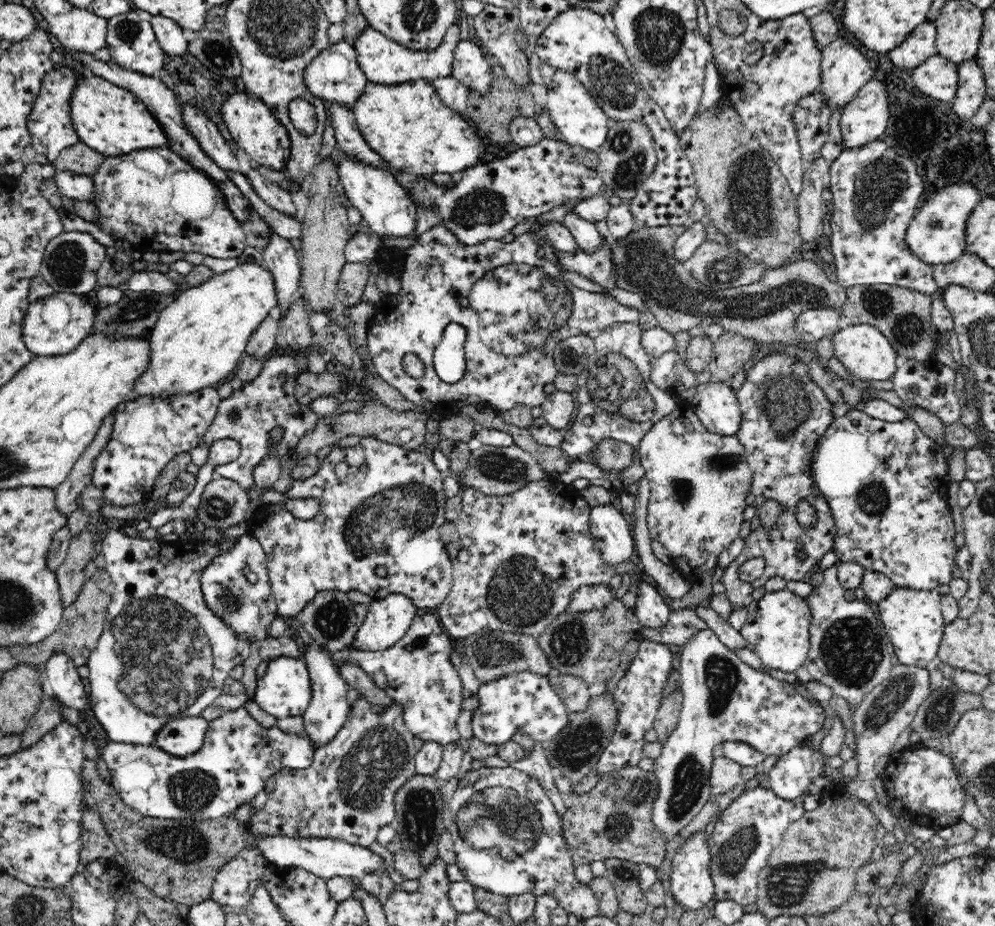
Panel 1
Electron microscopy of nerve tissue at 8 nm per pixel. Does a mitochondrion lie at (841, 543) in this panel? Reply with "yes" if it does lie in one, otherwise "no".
no

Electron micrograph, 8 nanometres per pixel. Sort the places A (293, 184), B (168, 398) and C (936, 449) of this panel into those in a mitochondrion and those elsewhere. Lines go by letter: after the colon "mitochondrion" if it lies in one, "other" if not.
A: other
B: other
C: other

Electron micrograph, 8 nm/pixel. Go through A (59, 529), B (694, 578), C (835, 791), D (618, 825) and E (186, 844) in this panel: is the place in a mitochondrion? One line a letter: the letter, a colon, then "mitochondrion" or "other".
A: other
B: other
C: other
D: mitochondrion
E: mitochondrion

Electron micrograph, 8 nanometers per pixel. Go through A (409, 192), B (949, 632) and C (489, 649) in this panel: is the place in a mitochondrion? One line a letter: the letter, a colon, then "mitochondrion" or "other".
A: other
B: other
C: mitochondrion

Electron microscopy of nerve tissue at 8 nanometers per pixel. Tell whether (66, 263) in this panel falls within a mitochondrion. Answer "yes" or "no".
yes

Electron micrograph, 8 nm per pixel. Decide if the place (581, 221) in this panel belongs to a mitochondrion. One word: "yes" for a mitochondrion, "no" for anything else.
no

